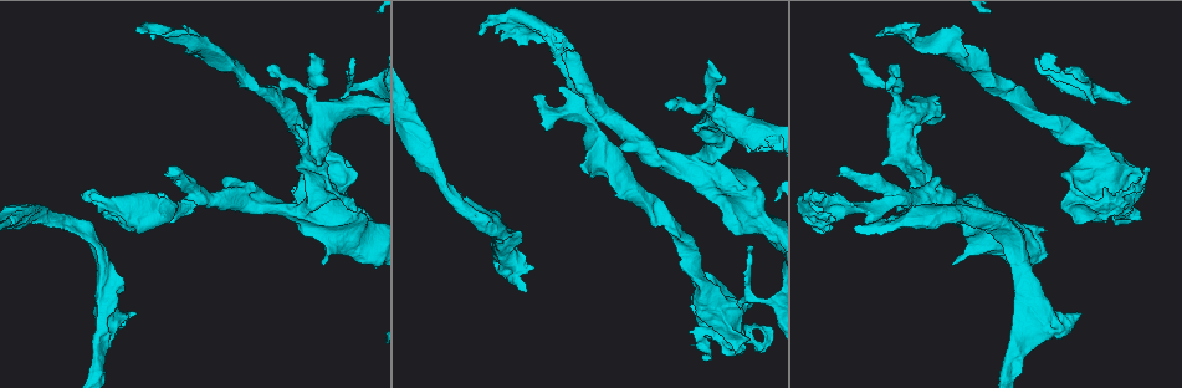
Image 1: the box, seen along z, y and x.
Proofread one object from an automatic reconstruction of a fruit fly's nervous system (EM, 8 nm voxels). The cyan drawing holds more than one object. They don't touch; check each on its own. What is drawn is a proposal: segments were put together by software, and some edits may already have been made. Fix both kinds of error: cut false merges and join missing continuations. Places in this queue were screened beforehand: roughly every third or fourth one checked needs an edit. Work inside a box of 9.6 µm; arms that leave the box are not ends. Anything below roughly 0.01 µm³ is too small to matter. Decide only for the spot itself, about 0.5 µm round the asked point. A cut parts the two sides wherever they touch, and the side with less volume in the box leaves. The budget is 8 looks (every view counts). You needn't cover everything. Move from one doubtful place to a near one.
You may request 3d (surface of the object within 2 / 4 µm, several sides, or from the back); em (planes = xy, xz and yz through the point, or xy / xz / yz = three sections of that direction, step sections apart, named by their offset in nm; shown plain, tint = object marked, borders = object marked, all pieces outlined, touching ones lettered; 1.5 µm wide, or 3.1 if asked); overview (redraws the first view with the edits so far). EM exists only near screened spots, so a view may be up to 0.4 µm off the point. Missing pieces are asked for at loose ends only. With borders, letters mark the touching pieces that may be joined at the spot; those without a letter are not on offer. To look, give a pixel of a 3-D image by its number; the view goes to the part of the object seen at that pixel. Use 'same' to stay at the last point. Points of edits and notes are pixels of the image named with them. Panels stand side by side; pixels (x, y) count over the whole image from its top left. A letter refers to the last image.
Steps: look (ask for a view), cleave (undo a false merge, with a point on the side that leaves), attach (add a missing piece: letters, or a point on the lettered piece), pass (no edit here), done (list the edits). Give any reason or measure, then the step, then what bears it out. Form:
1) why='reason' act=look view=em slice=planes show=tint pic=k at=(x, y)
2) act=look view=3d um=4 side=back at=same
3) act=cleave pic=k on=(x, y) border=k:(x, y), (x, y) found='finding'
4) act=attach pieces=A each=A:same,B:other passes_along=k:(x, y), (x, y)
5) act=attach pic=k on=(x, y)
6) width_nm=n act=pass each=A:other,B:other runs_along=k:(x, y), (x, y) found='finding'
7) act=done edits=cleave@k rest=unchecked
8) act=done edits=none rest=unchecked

why='thick turns thin' act=look view=em slice=xy step=4 show=plain pic=1 at=(1123, 196)

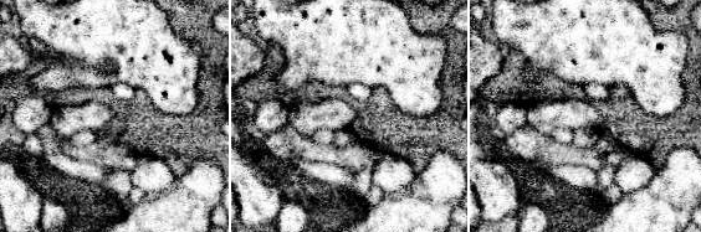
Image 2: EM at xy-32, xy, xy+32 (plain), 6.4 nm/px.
why='what lies round it' act=look view=em slice=xy step=4 show=borders at=same

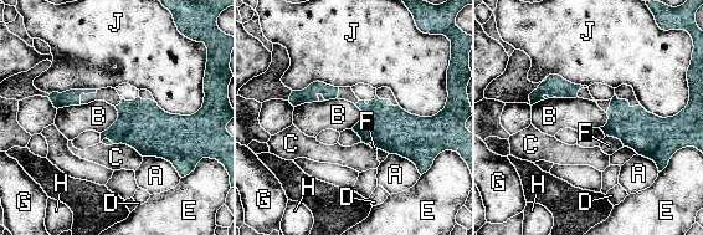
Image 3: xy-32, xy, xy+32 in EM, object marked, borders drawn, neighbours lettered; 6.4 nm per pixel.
width_nm=80 act=pass each=A:other,B:other,C:other,D:other,E:other,F:other,G:other,H:other,J:other found='one neuron here'

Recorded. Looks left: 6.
why='free end' act=look view=3d um=4 pic=1 at=(134, 311)

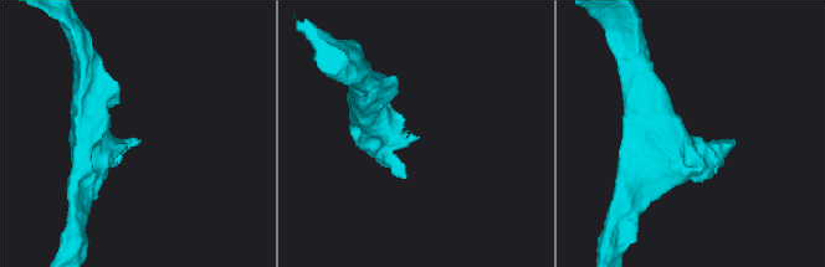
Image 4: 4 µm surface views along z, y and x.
act=look view=em slice=planes show=borders pic=4 at=(693, 140)

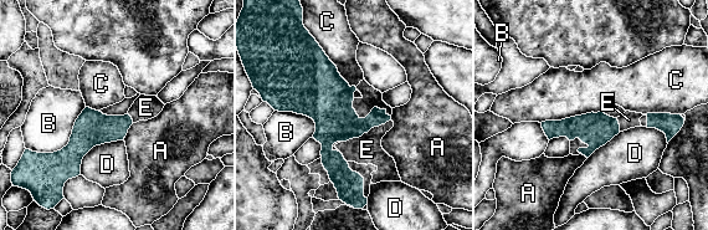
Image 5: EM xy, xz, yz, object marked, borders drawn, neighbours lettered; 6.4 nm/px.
act=attach pieces=E each=A:other,B:other,C:other,D:other,E:same passes_along=5:(335, 119), (365, 132), (367, 149) found='it goes on there'

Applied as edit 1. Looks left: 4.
why='free end' act=look view=em um=3.1 slice=planes show=borders pic=1 at=(267, 70)

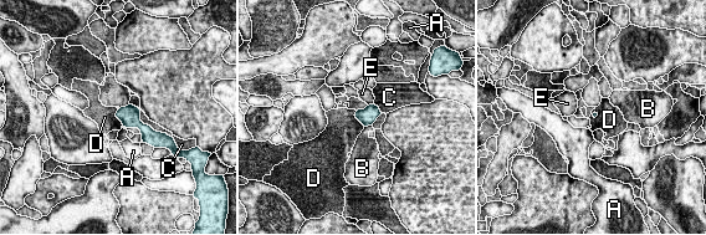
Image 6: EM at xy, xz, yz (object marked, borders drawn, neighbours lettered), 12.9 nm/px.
act=pass each=A:other,B:other,C:other,D:other,E:other border=6:(117, 110), (116, 117), (123, 124) found='no lettered piece goes on from it'

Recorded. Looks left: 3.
act=done edits=attach@5 rest=unchecked

